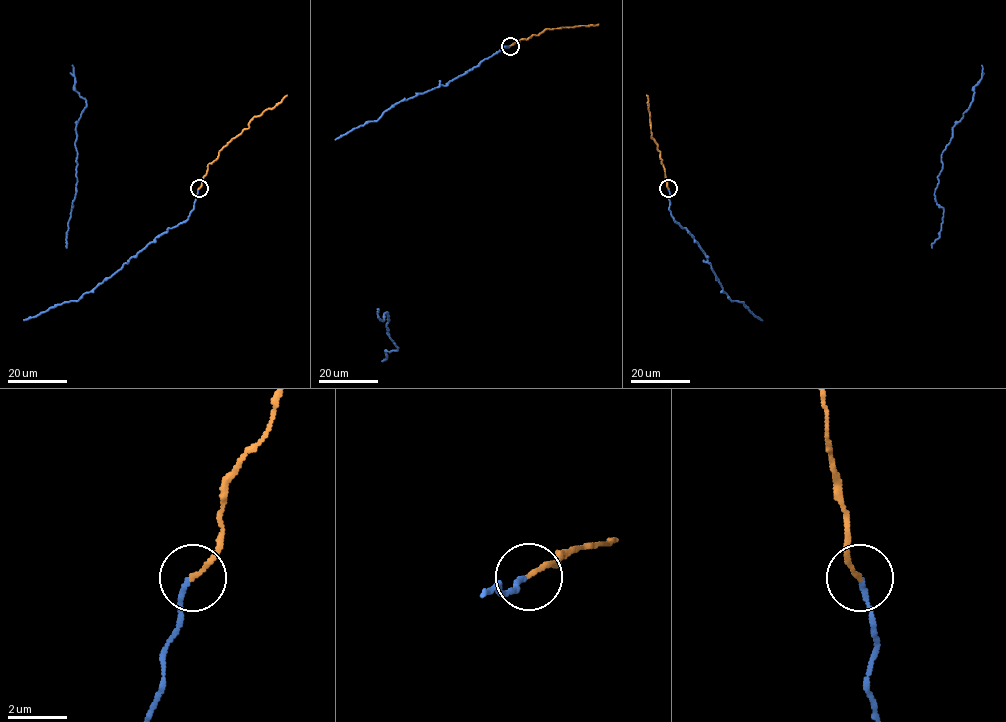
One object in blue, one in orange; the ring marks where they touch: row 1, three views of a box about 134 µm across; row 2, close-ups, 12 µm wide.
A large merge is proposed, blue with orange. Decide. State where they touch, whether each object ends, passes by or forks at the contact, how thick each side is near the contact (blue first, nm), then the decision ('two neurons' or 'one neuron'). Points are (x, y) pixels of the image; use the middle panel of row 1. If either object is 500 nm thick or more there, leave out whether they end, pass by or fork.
(510, 46) | blue ends | orange ends | 150/150 nm | one neuron

